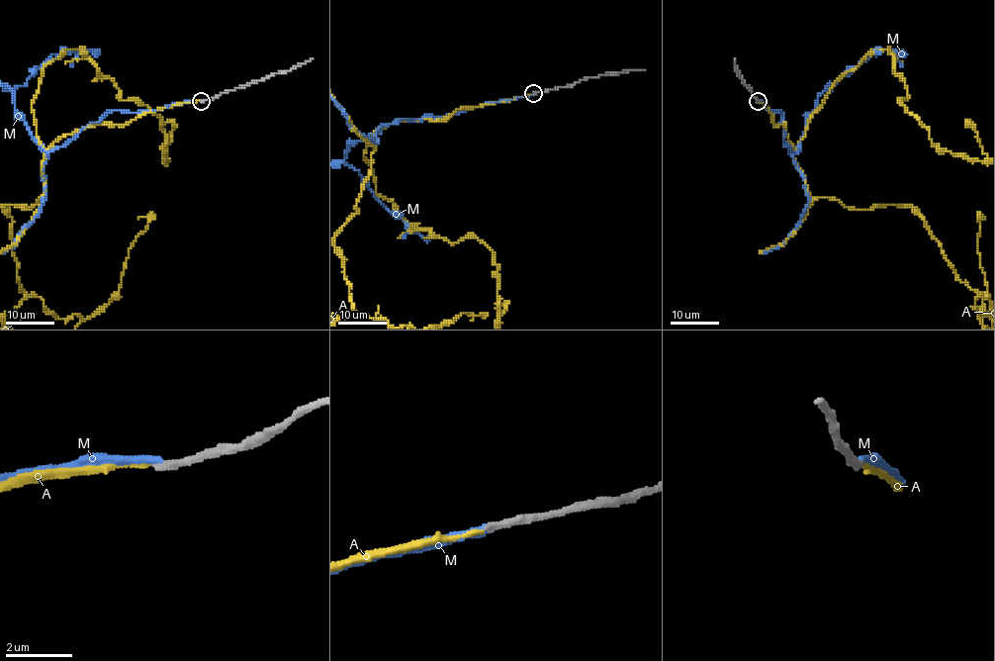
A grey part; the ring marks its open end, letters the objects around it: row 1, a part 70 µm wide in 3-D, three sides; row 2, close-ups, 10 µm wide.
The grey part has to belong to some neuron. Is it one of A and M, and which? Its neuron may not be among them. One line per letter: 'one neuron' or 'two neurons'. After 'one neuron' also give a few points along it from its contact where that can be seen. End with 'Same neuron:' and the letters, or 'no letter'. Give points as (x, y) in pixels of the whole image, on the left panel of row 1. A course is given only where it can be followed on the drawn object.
A: one neuron
M: two neurons
Same neuron: A

